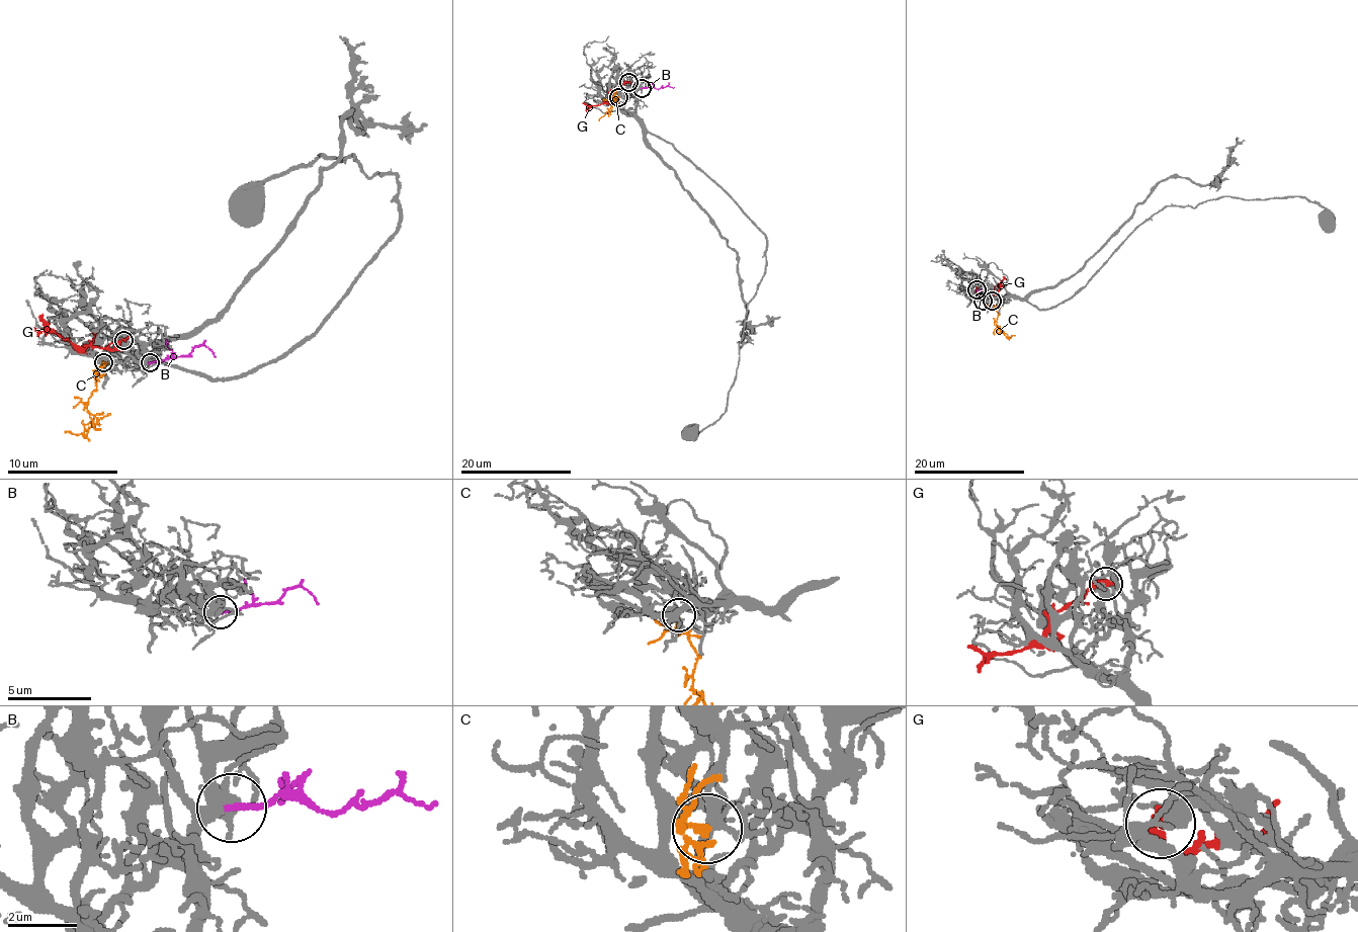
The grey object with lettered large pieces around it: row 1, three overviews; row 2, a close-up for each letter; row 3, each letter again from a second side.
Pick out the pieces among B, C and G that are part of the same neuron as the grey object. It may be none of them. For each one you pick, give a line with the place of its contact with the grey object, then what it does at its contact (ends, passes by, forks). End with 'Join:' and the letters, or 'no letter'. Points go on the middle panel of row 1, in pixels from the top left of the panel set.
B: Touches grey at (642, 88). It ends there
Join: B

